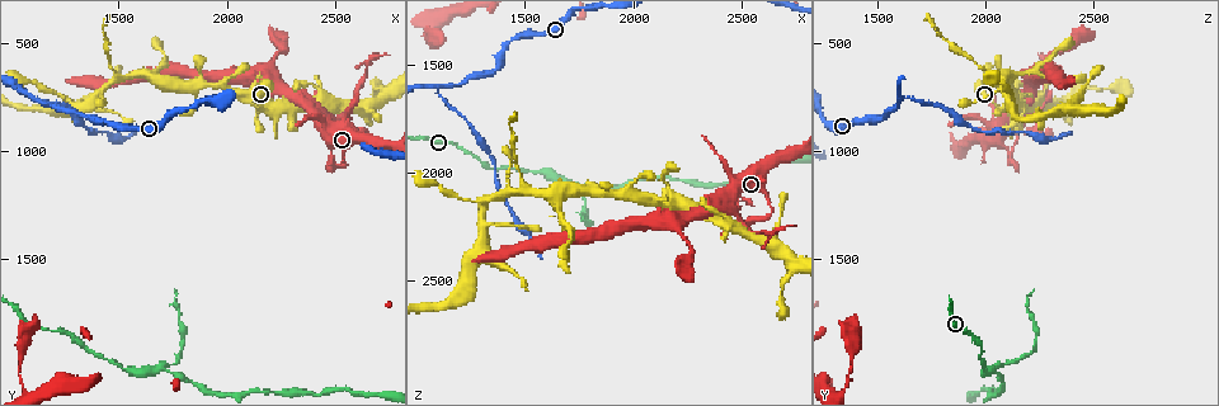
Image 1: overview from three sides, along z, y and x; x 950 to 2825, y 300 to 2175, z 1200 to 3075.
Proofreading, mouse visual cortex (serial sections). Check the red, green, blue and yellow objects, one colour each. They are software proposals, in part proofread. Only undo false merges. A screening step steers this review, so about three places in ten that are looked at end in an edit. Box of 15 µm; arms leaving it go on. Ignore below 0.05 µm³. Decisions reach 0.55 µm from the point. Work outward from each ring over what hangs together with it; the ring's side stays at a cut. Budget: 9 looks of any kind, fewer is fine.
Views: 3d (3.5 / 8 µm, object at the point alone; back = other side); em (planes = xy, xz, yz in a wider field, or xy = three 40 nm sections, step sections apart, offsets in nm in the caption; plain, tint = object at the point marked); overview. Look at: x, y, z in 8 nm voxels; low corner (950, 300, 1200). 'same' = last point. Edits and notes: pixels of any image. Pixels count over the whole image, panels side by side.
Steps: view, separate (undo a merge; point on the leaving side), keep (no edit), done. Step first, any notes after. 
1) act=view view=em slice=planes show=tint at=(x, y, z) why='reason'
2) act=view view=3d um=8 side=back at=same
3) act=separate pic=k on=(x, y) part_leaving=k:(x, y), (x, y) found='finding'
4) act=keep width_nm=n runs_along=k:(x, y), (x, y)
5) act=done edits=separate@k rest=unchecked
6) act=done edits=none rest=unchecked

act=view view=3d um=8 at=(1680, 2010, 2040) why='two arms at a narrow angle'

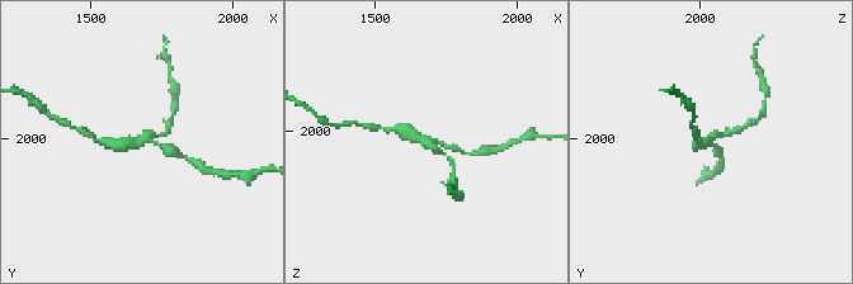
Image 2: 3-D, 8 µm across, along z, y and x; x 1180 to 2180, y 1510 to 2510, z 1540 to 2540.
act=view view=3d um=3.5 at=(1670, 2000, 2040) why='closer look'

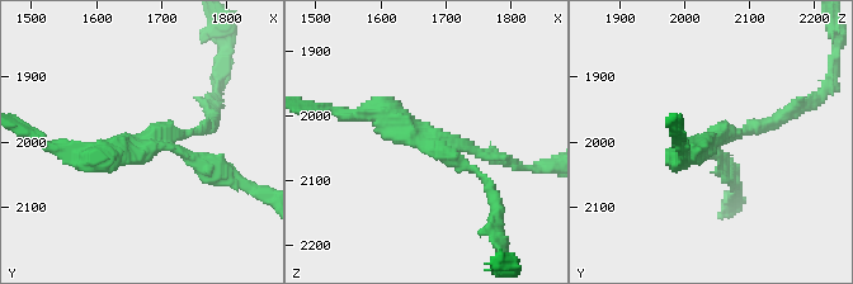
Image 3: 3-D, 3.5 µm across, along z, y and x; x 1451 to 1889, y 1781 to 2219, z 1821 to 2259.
act=view view=em slice=planes show=tint at=(1680, 2005, 2035) arms=3 arm_widths_nm=150,150,300 why='now the EM'

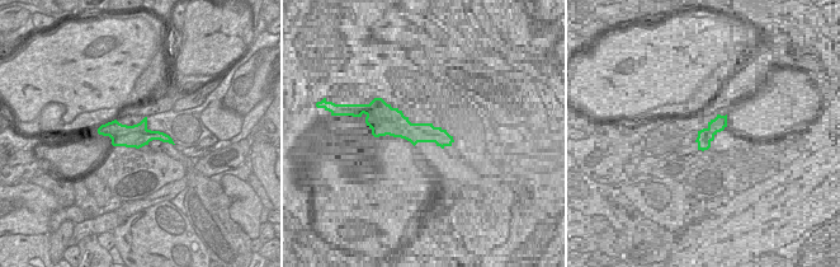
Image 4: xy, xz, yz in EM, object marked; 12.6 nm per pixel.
act=separate pic=3 on=(204, 129) part_leaving=3:(155, 135), (210, 127), (213, 110) found='two cells meet here'

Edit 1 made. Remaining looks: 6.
act=view view=3d um=8 at=(2170, 790, 2120) why='sharp bend'

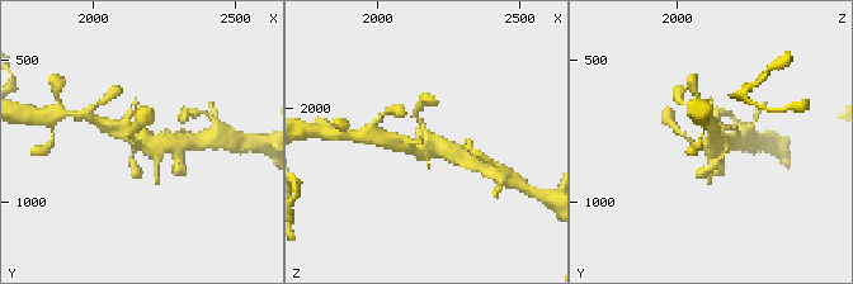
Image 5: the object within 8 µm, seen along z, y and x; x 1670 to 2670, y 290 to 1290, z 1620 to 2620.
act=view view=3d um=3.5 at=(2170, 800, 2110) why='closer look'

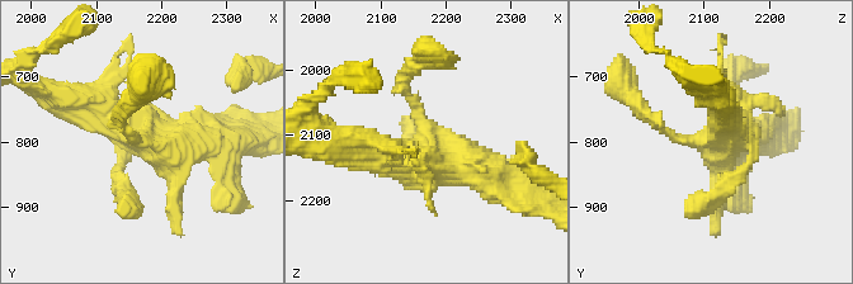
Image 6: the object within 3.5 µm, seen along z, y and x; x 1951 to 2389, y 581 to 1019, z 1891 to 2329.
act=view view=em slice=xy step=2 show=tint at=(2165, 790, 2115) why='shape alone is not enough'

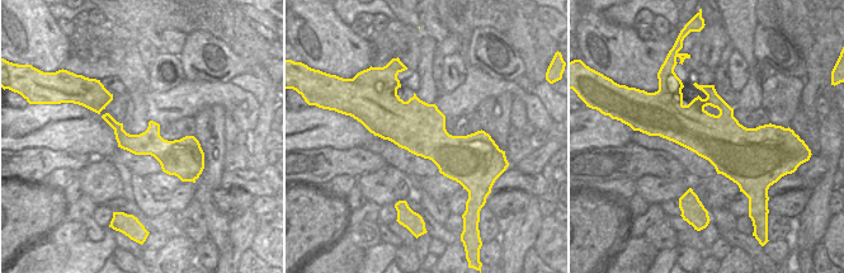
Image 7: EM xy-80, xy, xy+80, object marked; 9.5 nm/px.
act=keep width_nm=480 runs_along=7:(98, 109), (133, 144), (196, 150) found='all the same cell'

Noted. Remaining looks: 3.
act=view view=3d um=3.5 at=(1510, 670, 2080) why='side arm on a straight run'

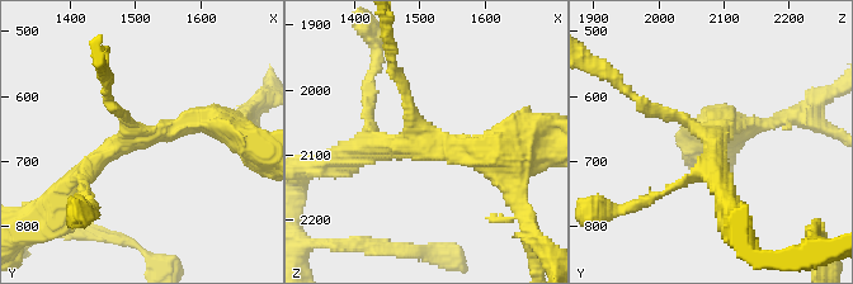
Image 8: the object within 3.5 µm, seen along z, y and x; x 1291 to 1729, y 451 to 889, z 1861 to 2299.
act=view view=em slice=xy step=1 show=tint at=(1520, 655, 2085) arms=3 arm_widths_nm=150,250,350

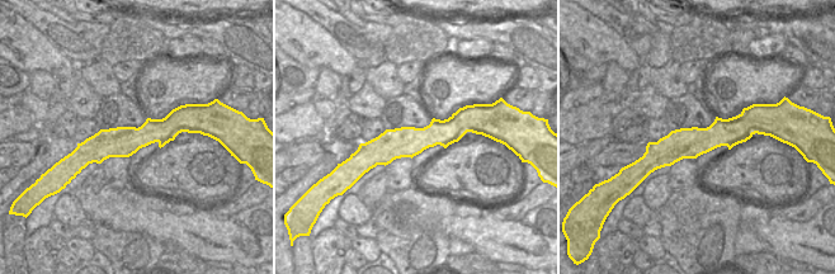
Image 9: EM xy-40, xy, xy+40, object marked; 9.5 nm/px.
act=keep runs_along=9:(471, 128), (363, 149) found='one cell here'

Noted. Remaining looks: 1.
act=done edits=separate@3 rest=unchecked

